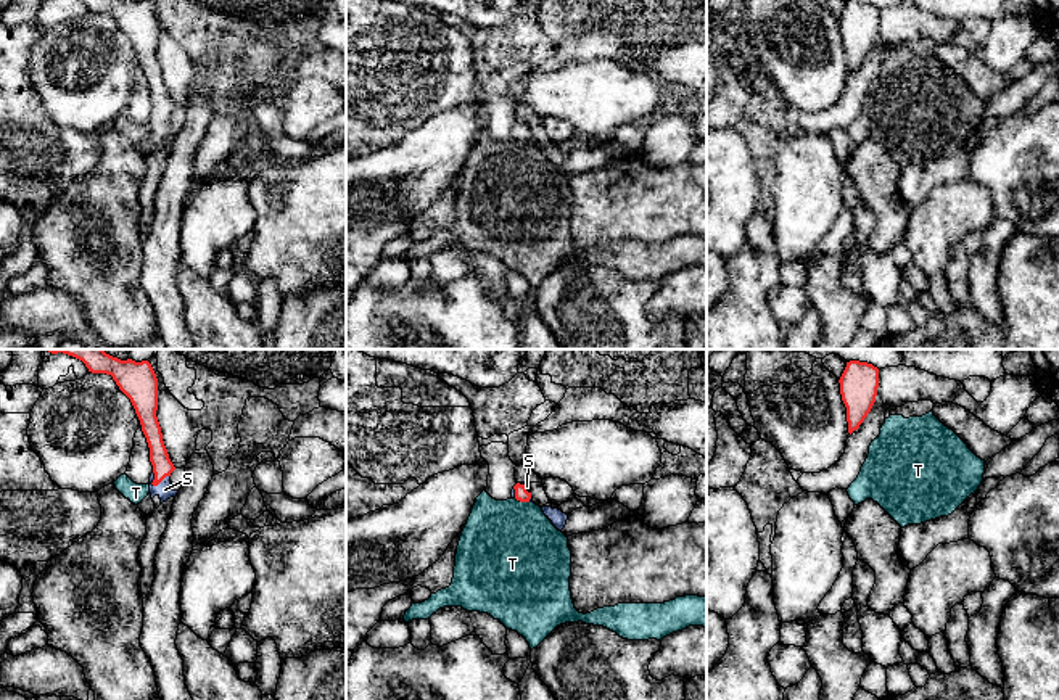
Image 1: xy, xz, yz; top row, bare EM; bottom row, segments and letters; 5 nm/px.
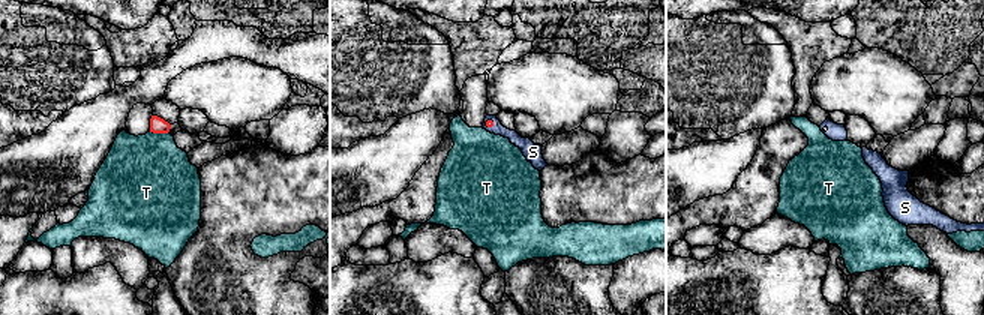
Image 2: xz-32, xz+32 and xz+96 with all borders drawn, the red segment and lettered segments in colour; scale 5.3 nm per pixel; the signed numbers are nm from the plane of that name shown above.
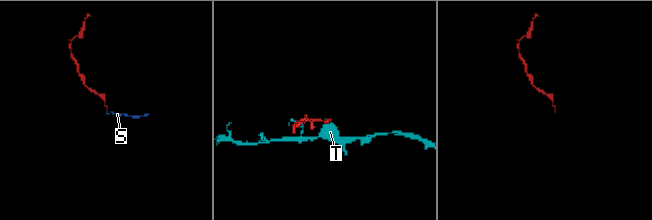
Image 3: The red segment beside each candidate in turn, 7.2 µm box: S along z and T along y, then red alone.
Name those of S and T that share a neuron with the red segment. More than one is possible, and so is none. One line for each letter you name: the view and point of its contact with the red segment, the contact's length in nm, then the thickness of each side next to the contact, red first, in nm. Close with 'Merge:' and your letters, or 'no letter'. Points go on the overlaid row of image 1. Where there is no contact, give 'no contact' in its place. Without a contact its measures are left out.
S: contact xy (160, 481); length 110 nm; calibres 100 and 80 nm
Merge: S

